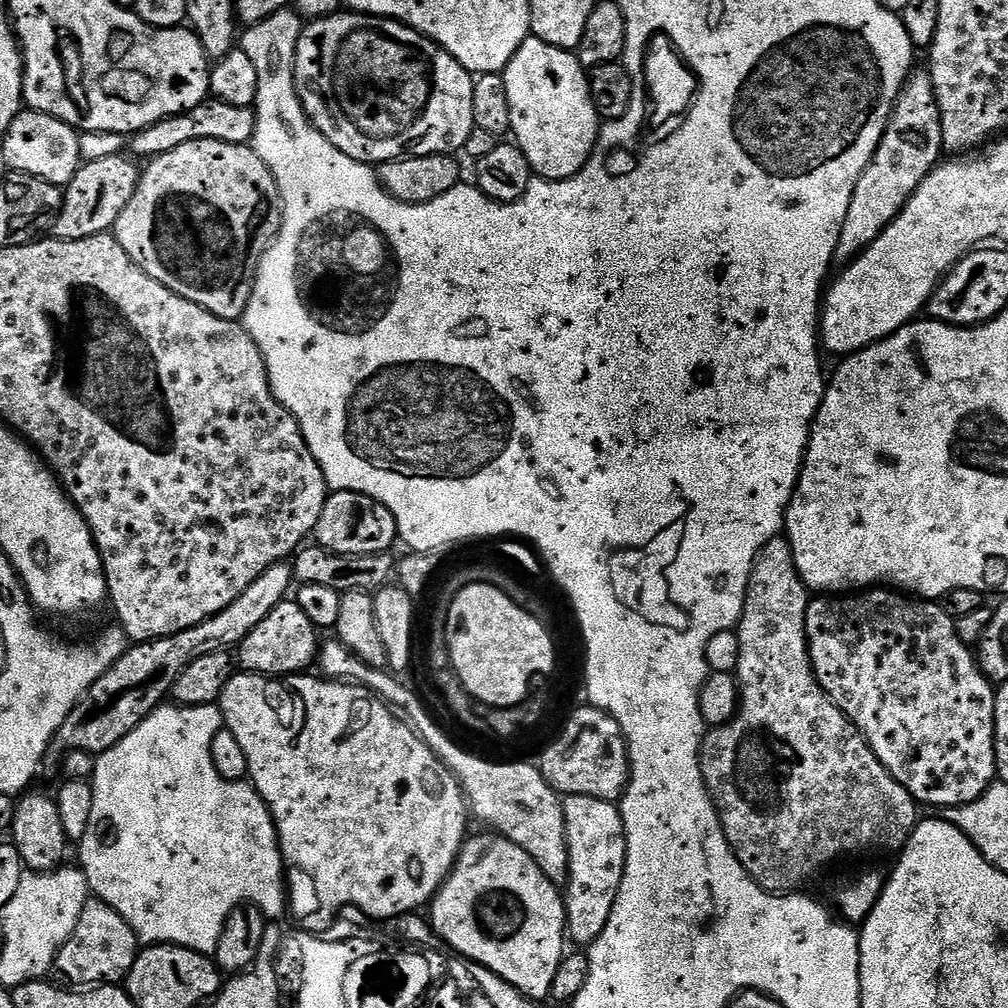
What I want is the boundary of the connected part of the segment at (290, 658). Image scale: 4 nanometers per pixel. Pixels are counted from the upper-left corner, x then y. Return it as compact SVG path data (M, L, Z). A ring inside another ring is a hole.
M285 598L281 604L274 606L250 634L238 646L238 664L243 671L257 676L283 678L293 674L303 673L313 667L318 656L318 649L322 643L321 637L316 637L318 630L306 618L302 606L298 606L295 599Z

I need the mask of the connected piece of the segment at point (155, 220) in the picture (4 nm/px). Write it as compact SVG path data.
M217 140L186 142L182 146L178 146L178 150L170 150L161 156L151 157L147 161L147 164L143 171L141 171L140 184L136 187L136 192L130 198L126 210L122 210L122 214L116 220L116 227L114 229L116 240L122 246L122 250L126 250L126 254L130 254L133 262L146 275L157 280L162 286L166 286L174 294L178 294L182 298L186 298L190 302L202 306L210 314L214 314L218 318L239 321L243 317L245 310L247 310L248 303L252 297L252 288L256 284L256 268L259 266L260 260L264 256L264 252L267 250L269 244L280 233L282 205L280 202L280 191L276 185L274 174L268 169L266 162L262 162L262 158L258 158L258 154L251 146L218 142Z

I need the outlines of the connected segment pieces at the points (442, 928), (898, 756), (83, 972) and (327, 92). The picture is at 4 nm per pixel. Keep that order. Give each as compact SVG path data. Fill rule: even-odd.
M472 834L465 839L451 874L430 901L432 930L456 951L457 957L489 968L529 1000L547 1001L555 980L554 973L566 955L566 917L561 889L542 874L538 862L534 862L522 846L499 834L488 835L492 836Z
M876 586L871 590L860 590L855 594L820 594L809 599L806 610L806 634L808 653L816 681L845 716L864 735L864 741L874 750L884 769L912 796L917 805L933 804L937 810L956 808L959 804L974 802L997 779L996 771L996 688L985 676L977 657L969 645L962 642L956 633L956 621L941 610L934 600L917 598L900 590L889 590Z
M89 898L82 910L82 918L78 918L78 926L74 926L74 934L70 934L70 938L61 946L54 968L72 986L119 985L127 981L137 951L138 941L134 930L130 930L130 922L126 922L118 910L106 906L106 902L99 898Z
M341 10L333 16L311 21L298 38L295 74L296 93L300 104L304 107L304 113L312 121L313 126L331 144L338 146L338 150L342 150L342 154L355 160L361 160L363 164L379 166L386 163L387 160L402 160L405 156L456 154L463 149L466 138L470 138L473 128L476 127L474 122L474 86L476 82L473 73L467 72L442 46L438 46L438 42L434 42L430 37L424 36L400 20L391 20L385 16L367 16L364 12Z

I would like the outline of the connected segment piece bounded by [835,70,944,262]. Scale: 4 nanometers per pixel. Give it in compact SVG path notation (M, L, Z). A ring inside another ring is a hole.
M913 71L892 108L892 116L878 150L874 150L874 158L870 158L862 178L858 178L858 186L854 186L854 198L850 210L846 210L846 222L842 222L842 234L838 238L837 261L855 260L882 230L886 230L886 226L890 226L890 222L894 222L918 186L922 186L932 169L941 163L943 152L942 118L936 104L934 82L927 71Z

